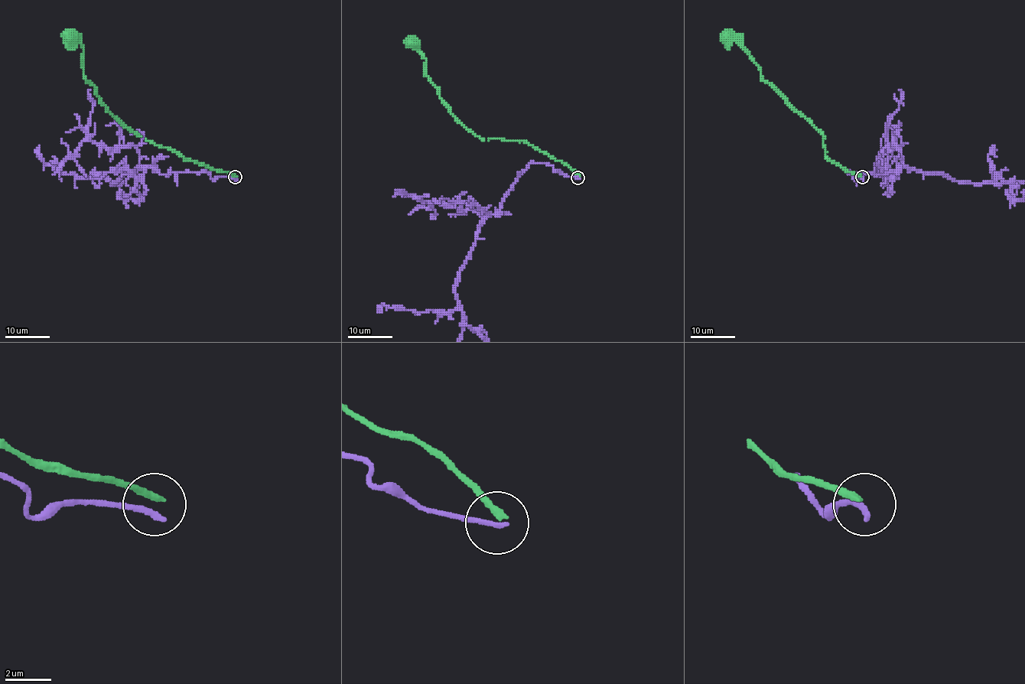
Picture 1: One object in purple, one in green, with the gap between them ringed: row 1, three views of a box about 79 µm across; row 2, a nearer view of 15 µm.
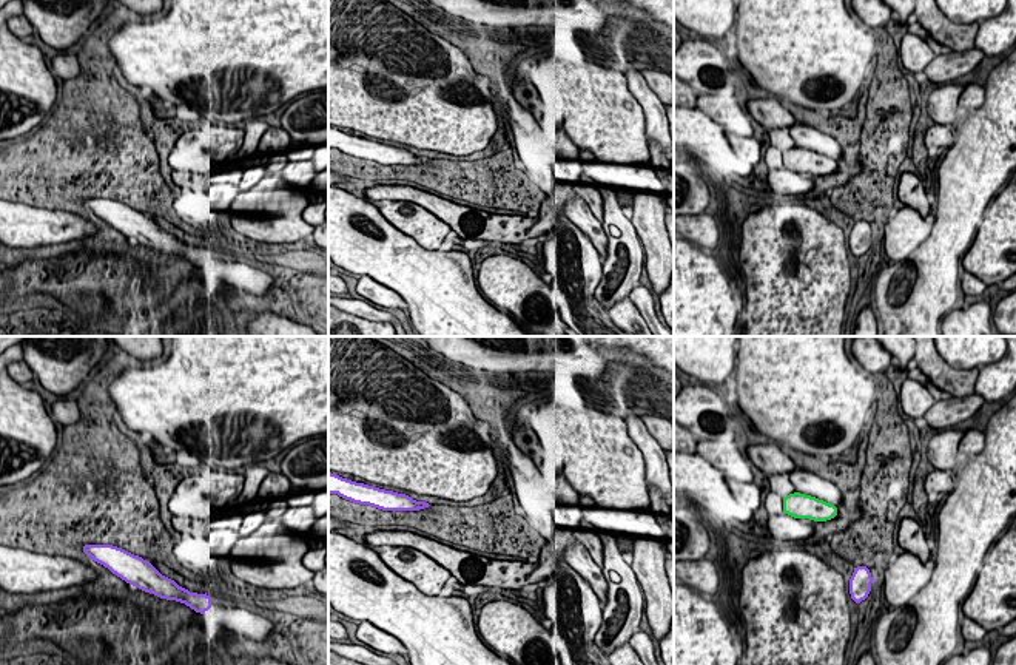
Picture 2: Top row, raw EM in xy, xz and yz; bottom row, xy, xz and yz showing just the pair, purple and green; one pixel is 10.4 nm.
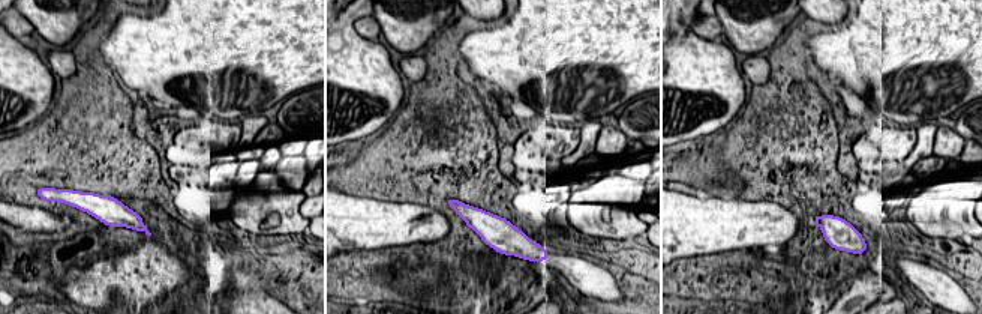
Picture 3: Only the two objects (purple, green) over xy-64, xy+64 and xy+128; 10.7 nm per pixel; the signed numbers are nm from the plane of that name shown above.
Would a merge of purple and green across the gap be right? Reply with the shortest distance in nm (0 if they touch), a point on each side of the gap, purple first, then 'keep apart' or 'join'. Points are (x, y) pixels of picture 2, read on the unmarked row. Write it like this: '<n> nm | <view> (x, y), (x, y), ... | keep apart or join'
550 nm | yz (857, 221), (833, 172) | keep apart

